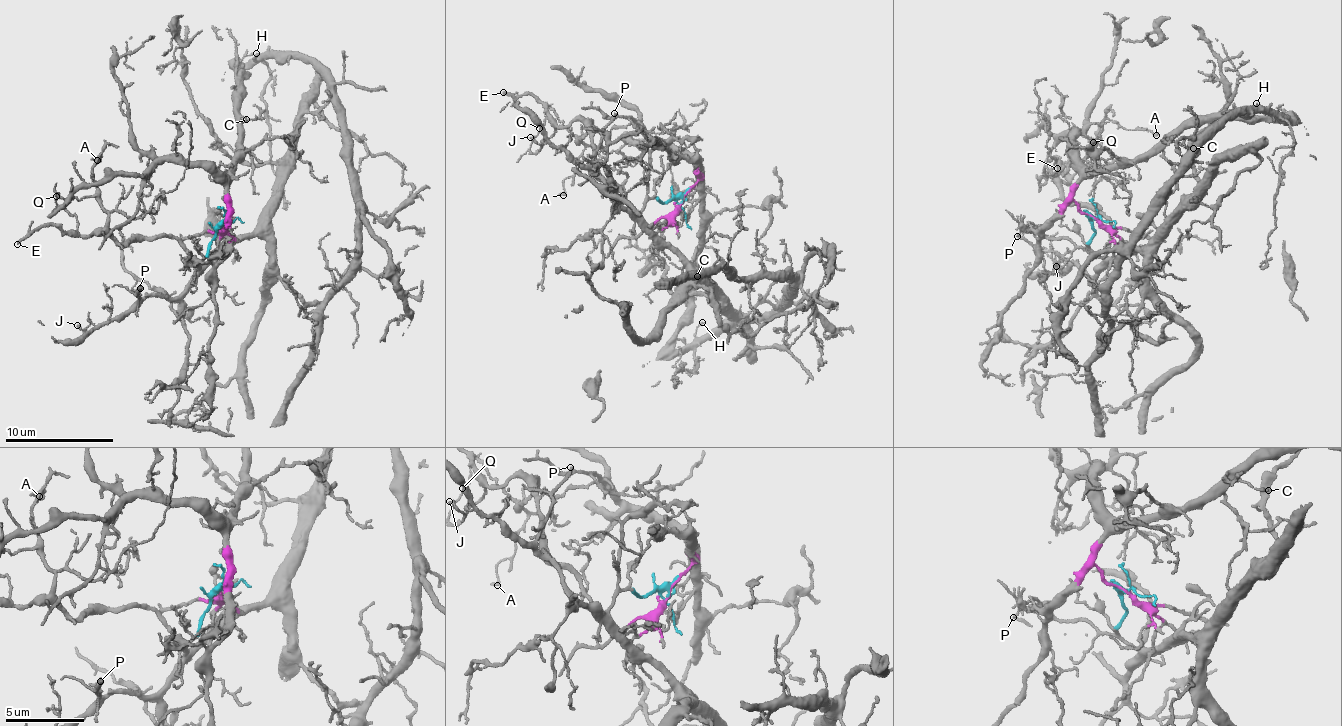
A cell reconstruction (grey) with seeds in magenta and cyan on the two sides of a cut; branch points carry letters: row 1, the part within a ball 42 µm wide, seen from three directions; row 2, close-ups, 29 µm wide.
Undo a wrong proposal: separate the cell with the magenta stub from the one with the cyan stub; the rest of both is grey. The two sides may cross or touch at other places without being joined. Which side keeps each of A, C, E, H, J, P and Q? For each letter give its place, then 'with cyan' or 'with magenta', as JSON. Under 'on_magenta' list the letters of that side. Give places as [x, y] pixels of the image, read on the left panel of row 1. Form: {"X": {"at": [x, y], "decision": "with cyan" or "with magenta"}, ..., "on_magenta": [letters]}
{"A": {"at": [97, 160], "decision": "with cyan"}, "C": {"at": [246, 119], "decision": "with magenta"}, "E": {"at": [17, 244], "decision": "with cyan"}, "H": {"at": [256, 53], "decision": "with magenta"}, "J": {"at": [77, 325], "decision": "with cyan"}, "P": {"at": [140, 288], "decision": "with cyan"}, "Q": {"at": [56, 196], "decision": "with cyan"}, "on_magenta": ["C", "H"]}

